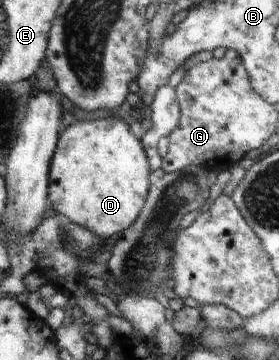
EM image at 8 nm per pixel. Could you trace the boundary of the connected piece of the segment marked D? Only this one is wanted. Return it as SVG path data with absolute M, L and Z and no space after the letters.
M110 115L104 119L94 121L80 121L65 127L59 134L58 145L50 167L50 206L54 213L64 215L76 225L90 229L96 237L104 242L113 235L123 233L138 218L138 211L147 202L148 193L148 160L140 141L130 131L128 123L124 123L118 116Z

